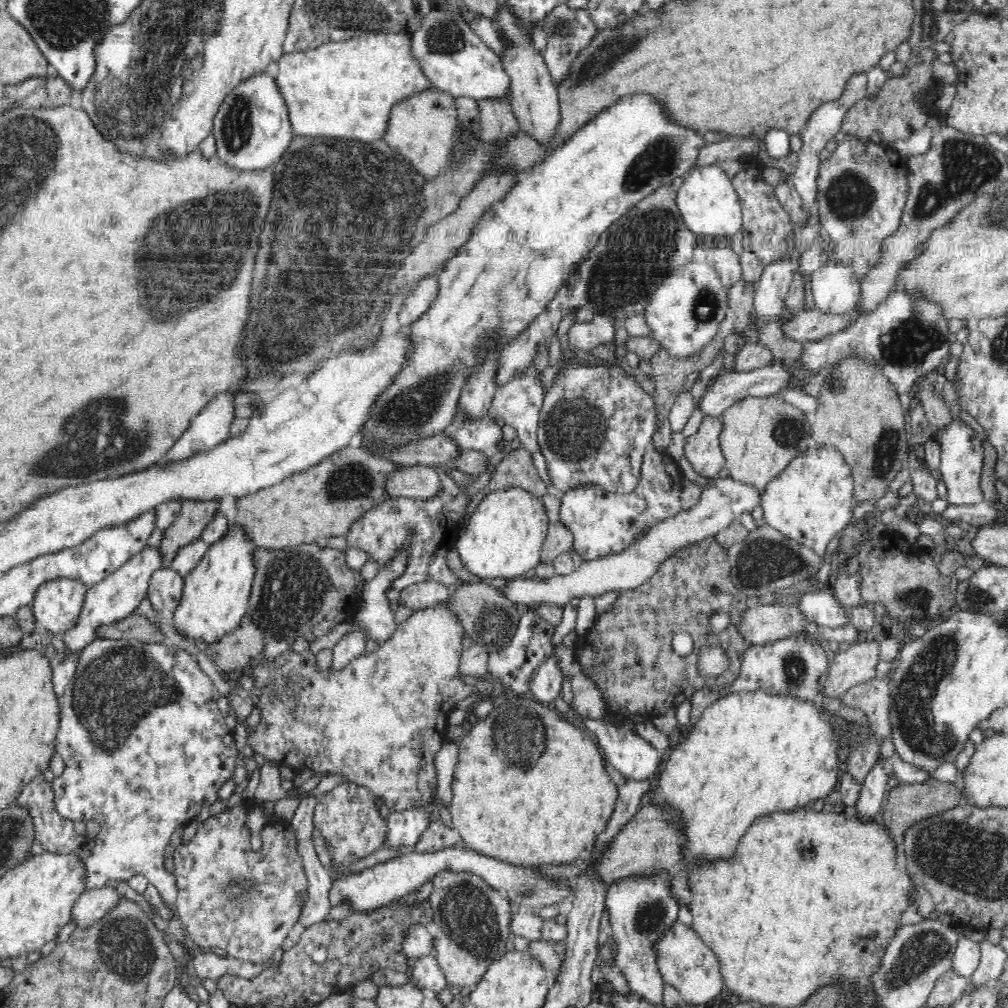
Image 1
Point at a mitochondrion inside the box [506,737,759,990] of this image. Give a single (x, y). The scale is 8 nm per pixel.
(648, 918)

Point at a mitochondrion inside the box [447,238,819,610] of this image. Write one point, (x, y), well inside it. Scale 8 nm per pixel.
(573, 429)

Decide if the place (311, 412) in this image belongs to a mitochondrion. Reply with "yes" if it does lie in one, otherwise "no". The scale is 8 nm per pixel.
no

